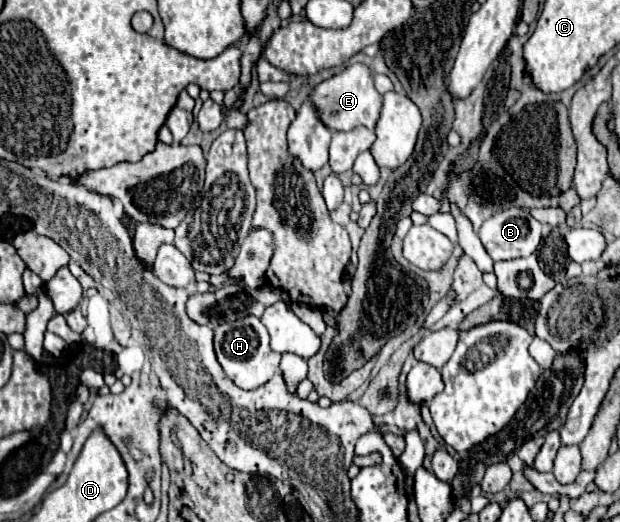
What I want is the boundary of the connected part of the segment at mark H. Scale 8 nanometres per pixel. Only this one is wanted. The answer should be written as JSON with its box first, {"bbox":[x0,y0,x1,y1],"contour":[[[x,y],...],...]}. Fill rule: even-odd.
{"bbox":[214,316,280,390],"contour":[[[246,316],[228,324],[220,324],[214,330],[214,350],[224,374],[242,390],[254,390],[266,384],[280,366],[280,354],[268,344],[268,330],[256,316]]]}

